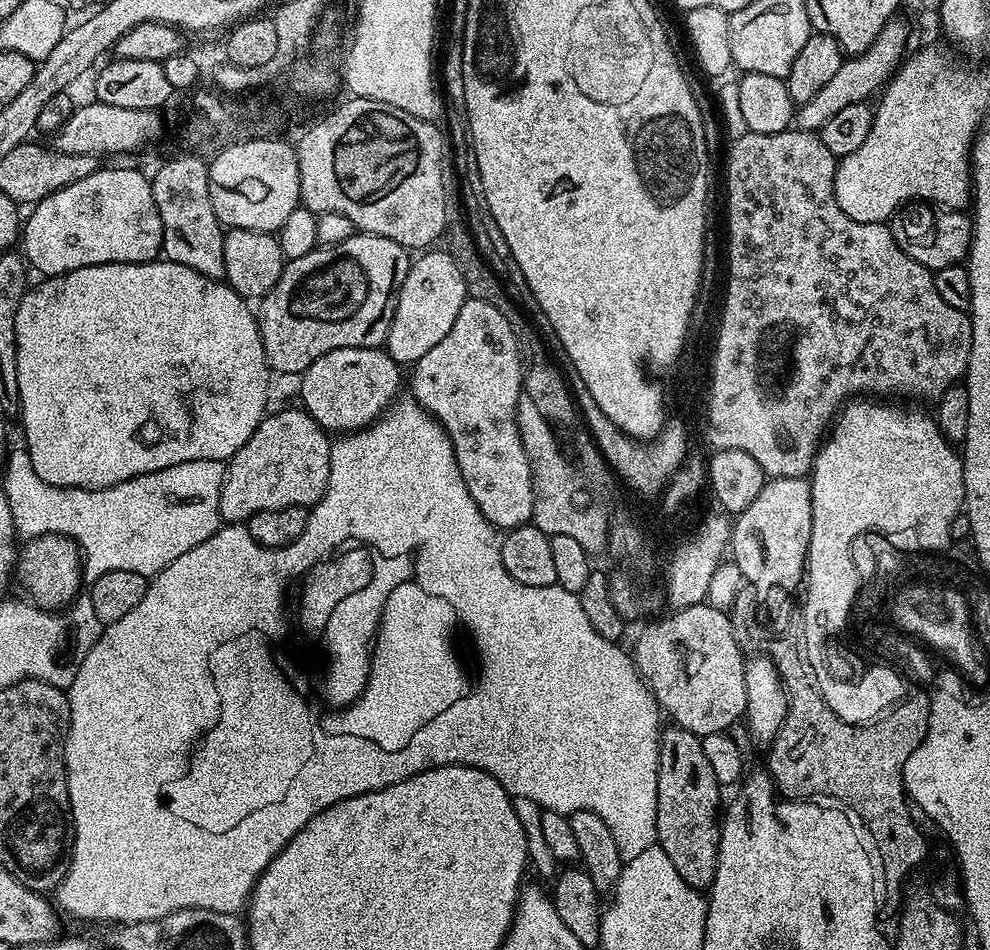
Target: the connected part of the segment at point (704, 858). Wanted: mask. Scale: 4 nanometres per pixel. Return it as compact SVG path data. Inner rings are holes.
M679 726L671 727L660 733L656 844L666 850L670 862L674 862L674 868L691 888L708 890L716 876L722 827L716 807L720 804L722 785L714 778L701 737Z

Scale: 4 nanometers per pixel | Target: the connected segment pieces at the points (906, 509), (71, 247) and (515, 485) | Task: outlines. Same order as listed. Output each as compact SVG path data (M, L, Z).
M853 398L841 407L826 439L821 443L820 451L816 453L816 462L810 473L812 486L812 525L810 526L810 546L808 547L808 563L806 565L806 587L803 589L804 601L802 607L807 611L808 645L811 654L815 657L826 654L821 643L831 627L841 624L844 613L857 603L856 590L861 587L862 582L852 576L852 564L848 564L848 536L856 532L856 528L888 528L888 532L908 532L908 544L916 544L916 549L921 552L928 548L934 554L936 545L944 544L945 537L951 530L951 520L958 515L964 506L964 461L961 453L954 449L953 441L947 440L940 432L935 415L919 412L916 408L899 408L896 402L881 402L876 398Z
M97 167L90 178L82 178L82 182L74 182L42 198L29 212L32 213L29 216L27 213L22 224L22 255L44 278L64 276L79 268L99 264L145 264L157 259L164 246L162 218L158 206L154 206L152 181L136 168Z
M465 300L462 310L458 310L458 318L454 318L454 326L450 326L450 334L446 334L434 350L422 354L420 361L411 369L410 396L431 414L450 438L462 482L466 482L470 498L478 502L478 510L482 510L485 518L498 530L511 530L531 521L536 489L532 487L532 462L524 452L518 423L518 409L524 392L524 369L514 330L510 330L510 319L504 315L501 309L485 300Z

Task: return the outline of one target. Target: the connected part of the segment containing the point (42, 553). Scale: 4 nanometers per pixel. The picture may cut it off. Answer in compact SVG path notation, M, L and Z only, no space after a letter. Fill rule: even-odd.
M46 535L27 541L18 552L14 569L18 584L29 592L31 603L45 610L60 610L71 605L82 588L82 561L80 547L64 536ZM32 595L32 596L31 596ZM64 604L64 605L63 605Z

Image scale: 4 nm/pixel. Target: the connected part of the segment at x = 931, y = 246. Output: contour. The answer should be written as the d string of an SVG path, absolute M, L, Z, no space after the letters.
M908 202L897 211L890 221L890 227L898 246L914 258L914 262L922 262L922 266L930 269L945 268L951 264L959 264L968 255L968 248L972 245L972 222L963 211L937 206L931 202Z

